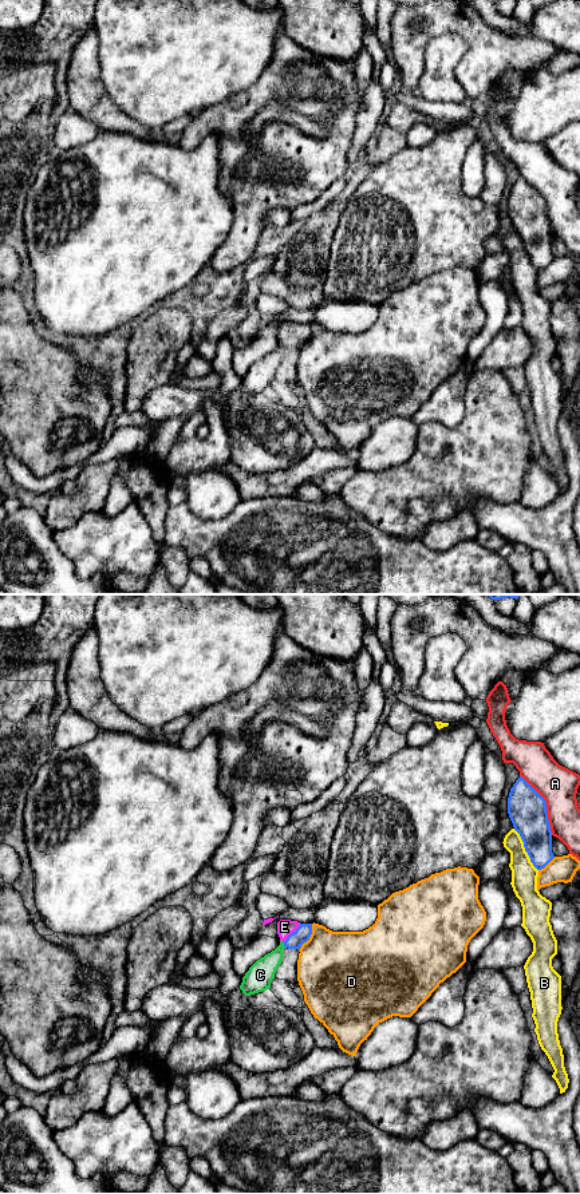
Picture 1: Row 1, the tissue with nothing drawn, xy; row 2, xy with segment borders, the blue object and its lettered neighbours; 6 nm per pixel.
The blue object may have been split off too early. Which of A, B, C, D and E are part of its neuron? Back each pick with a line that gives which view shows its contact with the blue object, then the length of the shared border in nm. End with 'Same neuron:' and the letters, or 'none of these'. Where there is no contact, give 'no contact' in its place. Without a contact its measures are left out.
E: meets blue in xy; contact 160 nm long
Same neuron: E

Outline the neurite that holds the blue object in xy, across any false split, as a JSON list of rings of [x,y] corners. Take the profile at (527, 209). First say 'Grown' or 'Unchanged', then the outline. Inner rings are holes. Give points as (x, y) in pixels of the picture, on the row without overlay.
Unchanged. [[[521,177],[510,189],[508,214],[530,262],[537,270],[544,269],[555,258],[547,202]]]

